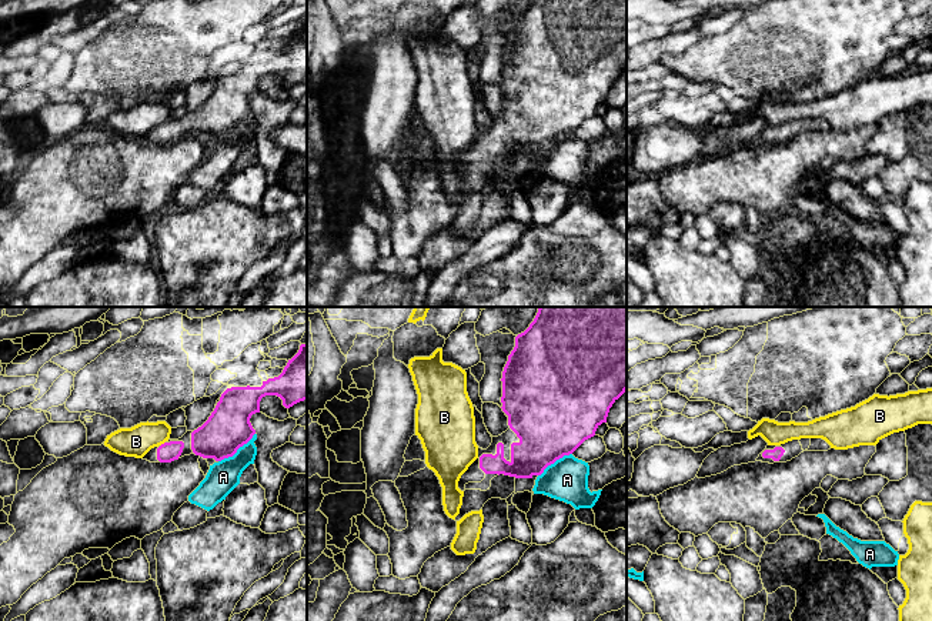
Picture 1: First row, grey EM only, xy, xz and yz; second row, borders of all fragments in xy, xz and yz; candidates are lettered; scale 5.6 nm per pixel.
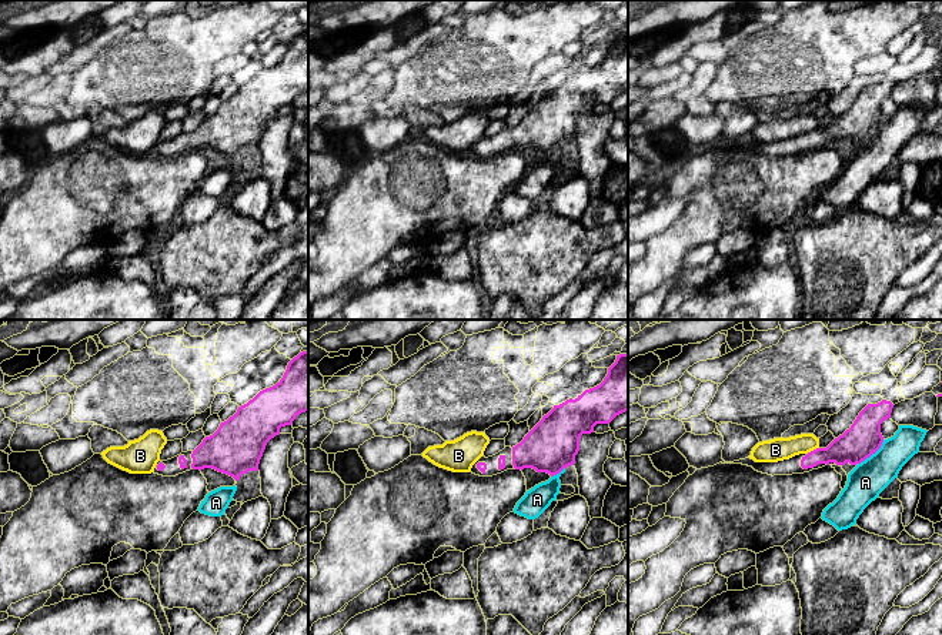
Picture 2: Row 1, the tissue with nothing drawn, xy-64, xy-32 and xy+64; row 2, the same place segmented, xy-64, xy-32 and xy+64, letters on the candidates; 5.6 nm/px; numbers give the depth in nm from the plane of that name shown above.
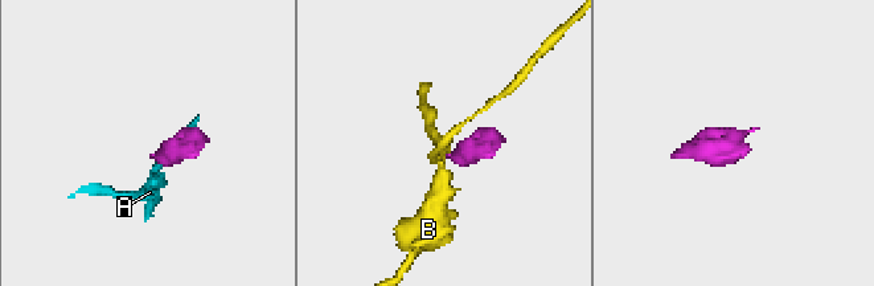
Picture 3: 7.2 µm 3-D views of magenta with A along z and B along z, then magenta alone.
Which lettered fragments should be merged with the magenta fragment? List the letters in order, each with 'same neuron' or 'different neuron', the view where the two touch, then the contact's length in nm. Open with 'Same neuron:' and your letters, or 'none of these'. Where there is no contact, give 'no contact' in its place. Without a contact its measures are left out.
Same neuron: none of these
A: different neuron; meets magenta in xy; contact 260 nm long
B: different neuron; meets magenta in xy; contact 40 nm long

